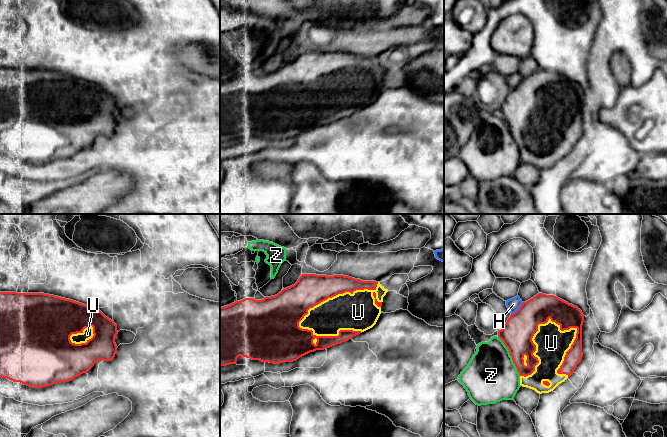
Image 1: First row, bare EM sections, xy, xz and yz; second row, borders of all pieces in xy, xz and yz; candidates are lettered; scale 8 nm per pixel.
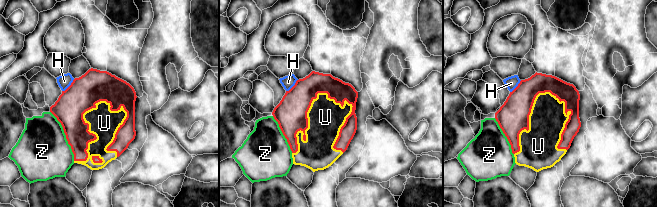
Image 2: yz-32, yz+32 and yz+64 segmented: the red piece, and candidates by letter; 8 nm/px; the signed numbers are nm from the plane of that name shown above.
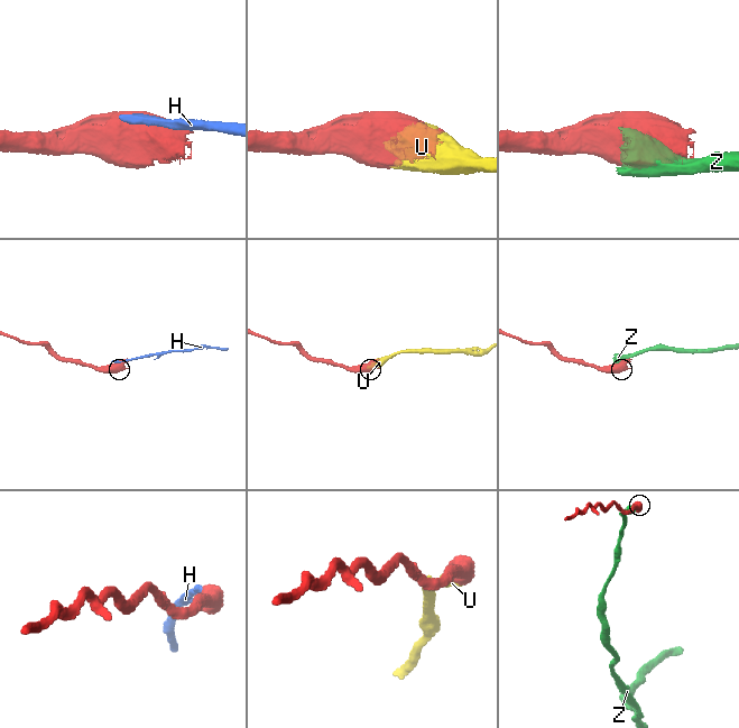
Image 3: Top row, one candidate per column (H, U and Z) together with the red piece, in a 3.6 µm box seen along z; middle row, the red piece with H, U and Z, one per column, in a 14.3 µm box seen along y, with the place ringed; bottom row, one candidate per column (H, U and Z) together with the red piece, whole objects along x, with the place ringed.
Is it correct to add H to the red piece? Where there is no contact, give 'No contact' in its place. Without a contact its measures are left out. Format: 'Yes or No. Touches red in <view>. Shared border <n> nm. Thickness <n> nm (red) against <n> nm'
No. Touches red in yz. Shared border 140 nm. Thickness 240 nm (red) against 100 nm

